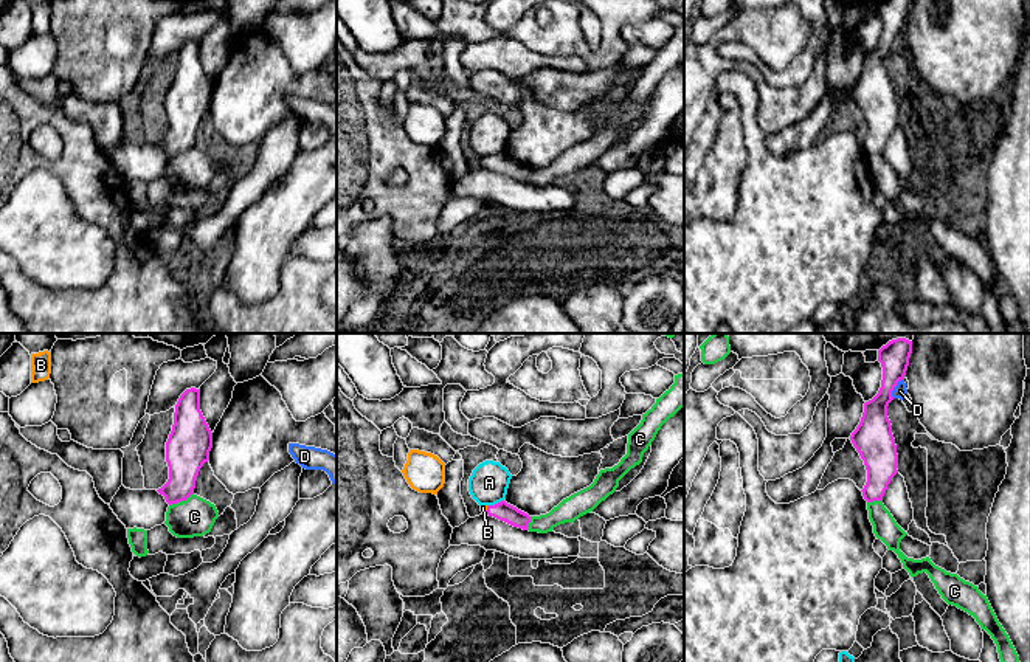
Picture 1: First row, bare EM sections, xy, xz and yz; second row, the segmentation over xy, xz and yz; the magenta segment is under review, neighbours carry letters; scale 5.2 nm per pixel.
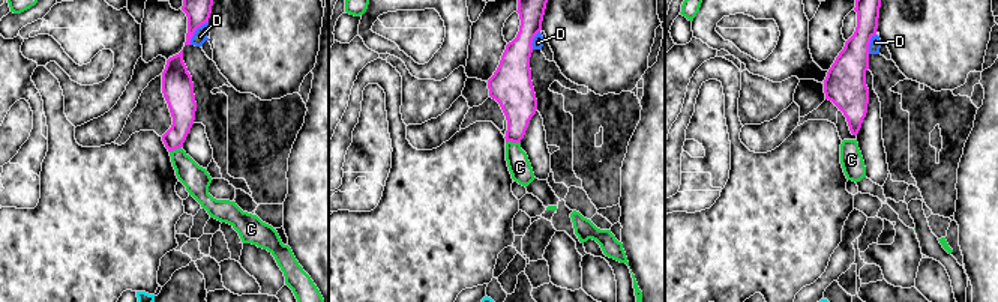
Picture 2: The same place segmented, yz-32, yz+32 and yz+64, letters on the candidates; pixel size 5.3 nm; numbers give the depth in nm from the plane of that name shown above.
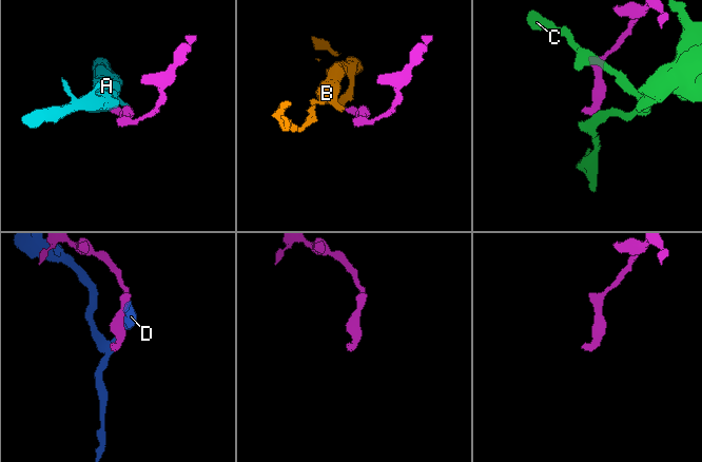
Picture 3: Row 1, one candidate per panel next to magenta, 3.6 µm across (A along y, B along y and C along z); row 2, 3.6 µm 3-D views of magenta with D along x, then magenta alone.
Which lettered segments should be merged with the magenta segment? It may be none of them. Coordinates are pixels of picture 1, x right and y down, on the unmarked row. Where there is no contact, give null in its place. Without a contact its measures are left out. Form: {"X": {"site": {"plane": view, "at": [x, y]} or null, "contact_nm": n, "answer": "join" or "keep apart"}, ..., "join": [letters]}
{"A": {"site": {"plane": "xz", "at": [495, 157]}, "contact_nm": 90, "answer": "keep apart"}, "B": {"site": {"plane": "xz", "at": [487, 162]}, "contact_nm": 40, "answer": "join"}, "C": {"site": {"plane": "xy", "at": [180, 154]}, "contact_nm": 140, "answer": "keep apart"}, "D": {"site": {"plane": "yz", "at": [894, 39]}, "contact_nm": 130, "answer": "keep apart"}, "join": ["B"]}

